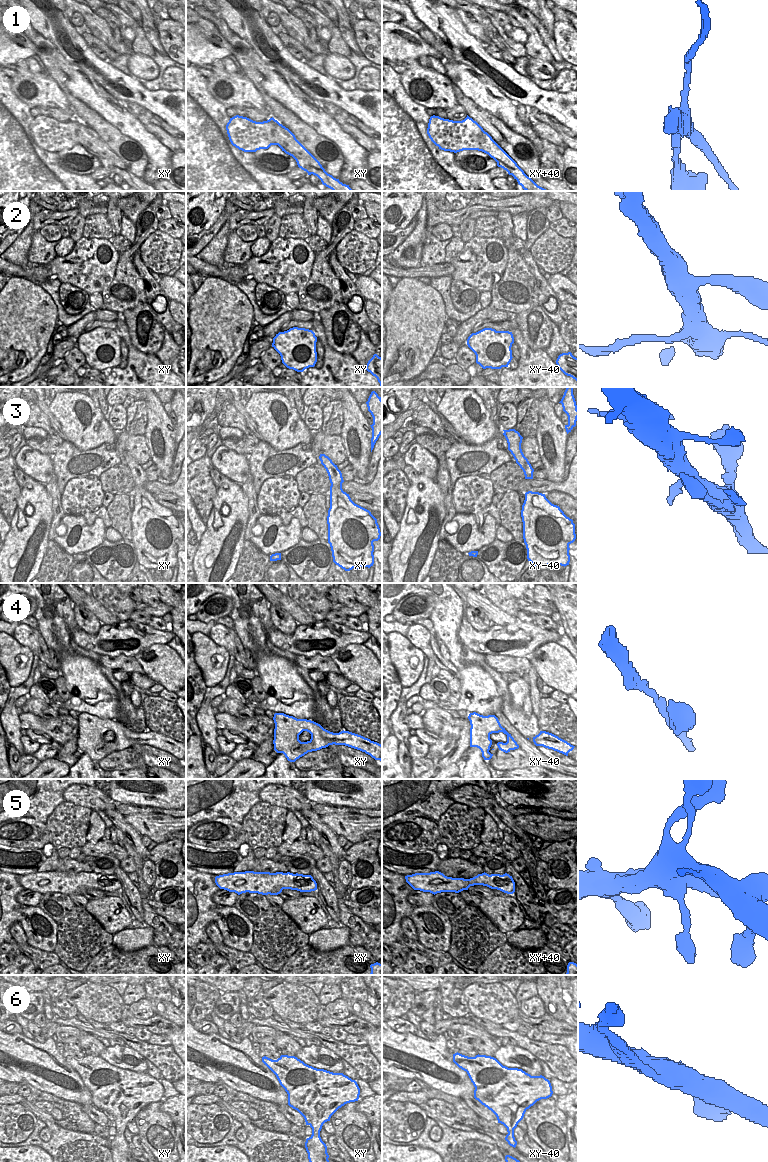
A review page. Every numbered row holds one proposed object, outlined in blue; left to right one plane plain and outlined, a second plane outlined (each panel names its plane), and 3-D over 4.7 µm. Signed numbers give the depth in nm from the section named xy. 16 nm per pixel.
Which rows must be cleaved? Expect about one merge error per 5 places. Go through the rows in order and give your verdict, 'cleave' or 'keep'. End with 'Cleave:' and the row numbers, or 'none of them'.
1: cleave
2: keep
3: keep
4: keep
5: keep
6: keep
Cleave: 1

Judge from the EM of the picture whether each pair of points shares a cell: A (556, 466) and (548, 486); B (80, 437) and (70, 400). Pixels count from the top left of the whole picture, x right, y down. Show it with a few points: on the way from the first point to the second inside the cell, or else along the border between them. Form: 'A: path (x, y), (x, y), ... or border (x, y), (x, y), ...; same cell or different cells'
A: border (543, 465), (548, 480), (563, 480); different cells
B: path (80, 428), (80, 423), (71, 409); same cell

